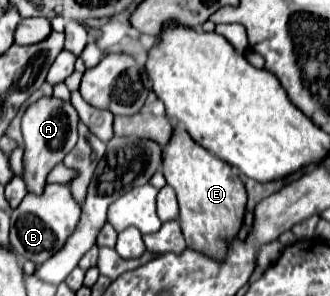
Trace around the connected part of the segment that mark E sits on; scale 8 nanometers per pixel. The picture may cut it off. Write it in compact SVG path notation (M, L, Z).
M175 127L167 145L163 145L163 175L179 199L179 223L187 247L201 251L209 257L223 259L227 239L233 239L243 223L247 193L241 179L227 163L197 145L187 131Z

